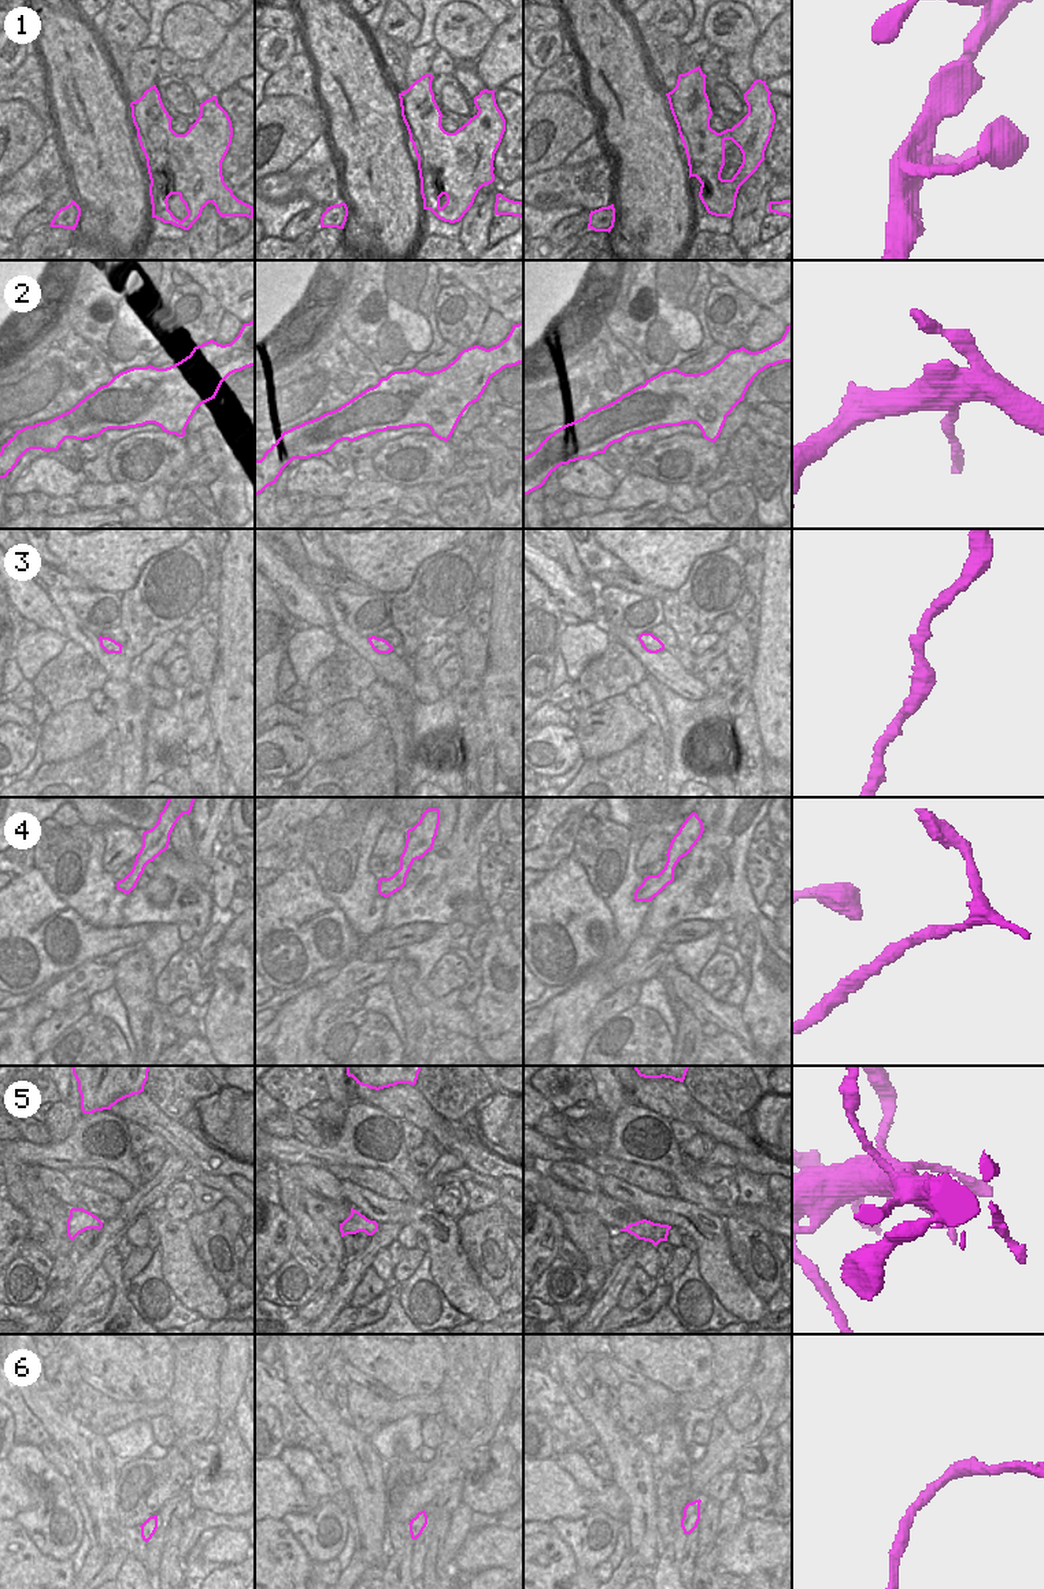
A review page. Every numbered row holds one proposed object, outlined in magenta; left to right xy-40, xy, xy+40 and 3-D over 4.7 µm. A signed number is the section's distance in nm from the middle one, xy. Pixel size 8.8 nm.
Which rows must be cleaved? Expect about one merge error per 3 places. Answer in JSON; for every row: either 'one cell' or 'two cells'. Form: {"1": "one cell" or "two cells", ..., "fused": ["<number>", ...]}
{"1": "one cell", "2": "one cell", "3": "one cell", "4": "one cell", "5": "one cell", "6": "one cell", "fused": []}

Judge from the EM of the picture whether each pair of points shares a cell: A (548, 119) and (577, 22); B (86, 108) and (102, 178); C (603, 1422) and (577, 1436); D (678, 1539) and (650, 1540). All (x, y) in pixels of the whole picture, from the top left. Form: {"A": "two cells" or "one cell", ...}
{"A": "two cells", "B": "one cell", "C": "two cells", "D": "two cells"}

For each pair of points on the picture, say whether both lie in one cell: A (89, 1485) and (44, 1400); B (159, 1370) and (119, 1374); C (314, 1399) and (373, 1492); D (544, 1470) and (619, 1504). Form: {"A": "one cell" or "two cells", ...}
{"A": "one cell", "B": "one cell", "C": "one cell", "D": "one cell"}

